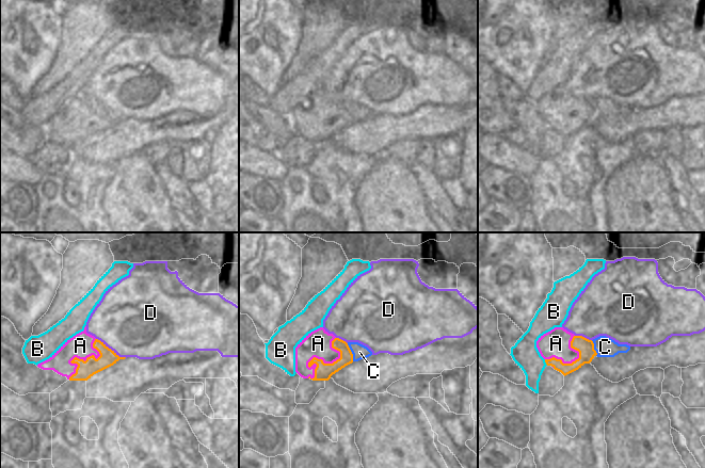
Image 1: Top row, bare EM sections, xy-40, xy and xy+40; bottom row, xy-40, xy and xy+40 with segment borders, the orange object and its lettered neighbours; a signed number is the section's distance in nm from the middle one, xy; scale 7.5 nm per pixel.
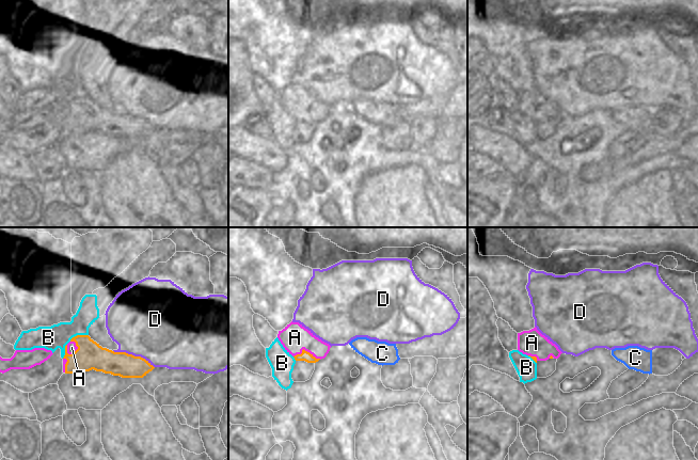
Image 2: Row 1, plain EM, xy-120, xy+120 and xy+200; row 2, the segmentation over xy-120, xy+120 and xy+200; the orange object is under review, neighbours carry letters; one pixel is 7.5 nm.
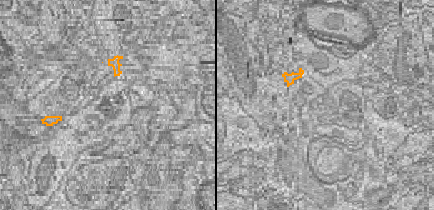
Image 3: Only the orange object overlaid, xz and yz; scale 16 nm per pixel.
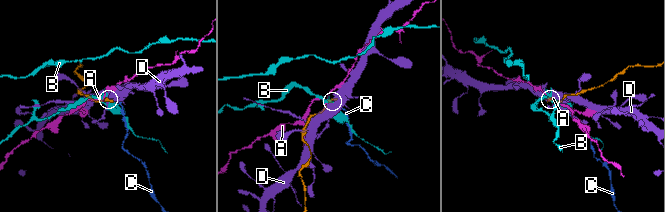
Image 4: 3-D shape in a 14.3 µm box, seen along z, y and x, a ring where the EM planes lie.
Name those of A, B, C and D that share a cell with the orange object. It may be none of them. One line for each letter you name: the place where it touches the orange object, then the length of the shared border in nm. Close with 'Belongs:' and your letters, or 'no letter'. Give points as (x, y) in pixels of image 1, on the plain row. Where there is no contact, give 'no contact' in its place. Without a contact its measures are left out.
Belongs: no letter

